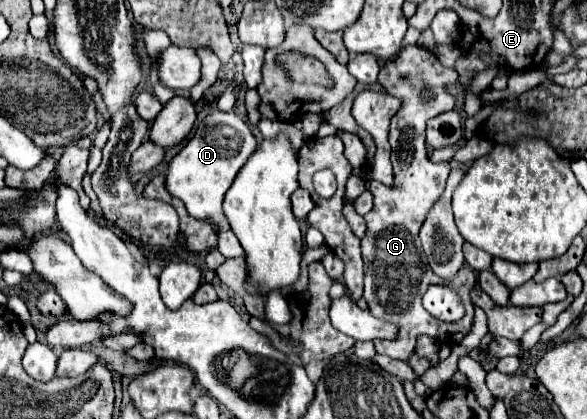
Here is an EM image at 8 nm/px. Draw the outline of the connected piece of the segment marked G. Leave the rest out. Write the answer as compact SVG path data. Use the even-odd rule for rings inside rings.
M408 46L408 48L402 48L398 56L394 56L392 60L388 60L380 74L378 74L378 84L384 86L384 90L394 96L398 96L402 100L402 110L398 110L398 114L392 118L392 124L390 124L390 144L392 144L392 166L394 166L394 186L384 186L380 182L368 182L366 188L374 194L374 208L364 216L366 218L366 224L368 224L368 230L366 230L366 236L362 238L362 258L364 258L364 298L368 302L368 310L370 314L374 314L376 318L386 318L386 322L394 322L394 326L398 326L398 338L394 338L394 342L386 342L386 340L378 340L374 342L376 346L376 352L378 354L386 354L390 358L396 358L396 360L408 360L408 356L414 352L414 346L416 346L416 338L422 336L422 334L428 334L430 338L434 340L440 340L440 342L446 342L446 344L456 344L468 330L470 330L470 324L472 324L472 318L474 318L474 306L472 302L468 300L468 296L462 300L464 306L466 306L466 314L462 320L458 322L440 322L436 318L432 318L424 306L422 306L422 296L424 292L428 290L430 284L442 284L442 278L434 276L428 262L426 262L426 256L424 256L424 250L420 246L420 238L418 238L418 230L430 210L430 206L434 206L434 202L442 196L442 190L444 190L444 184L446 184L446 178L448 178L448 172L450 172L450 164L432 164L426 156L426 138L424 138L424 132L426 132L426 124L428 120L432 120L434 116L442 114L442 112L448 112L448 110L454 110L454 96L448 92L448 86L454 86L458 82L458 74L456 70L450 70L450 68L444 68L438 58L424 50L424 48L418 48L418 46ZM428 92L430 98L424 98L422 94Z

